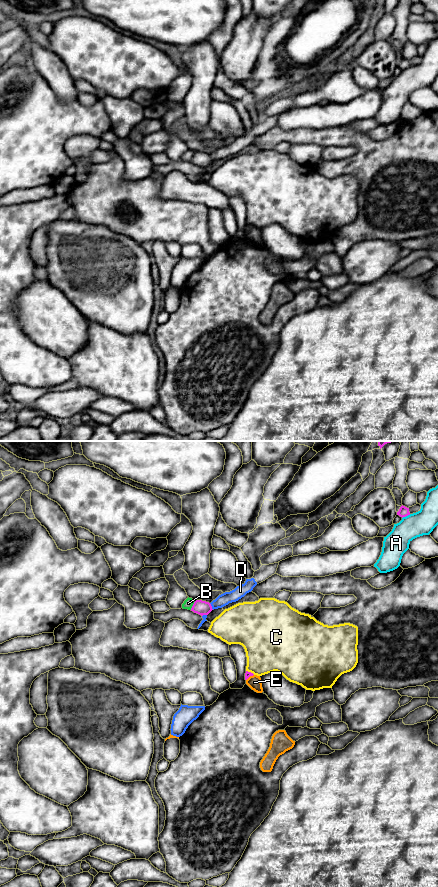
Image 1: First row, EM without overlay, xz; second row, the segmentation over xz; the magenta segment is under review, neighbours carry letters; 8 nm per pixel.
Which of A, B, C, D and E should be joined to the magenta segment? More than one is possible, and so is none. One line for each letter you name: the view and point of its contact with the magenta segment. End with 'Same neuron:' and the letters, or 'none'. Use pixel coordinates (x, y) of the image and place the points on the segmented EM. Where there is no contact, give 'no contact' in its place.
Same neuron: none

